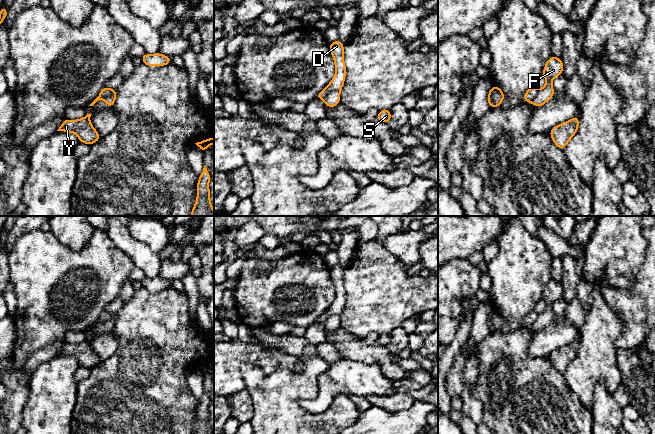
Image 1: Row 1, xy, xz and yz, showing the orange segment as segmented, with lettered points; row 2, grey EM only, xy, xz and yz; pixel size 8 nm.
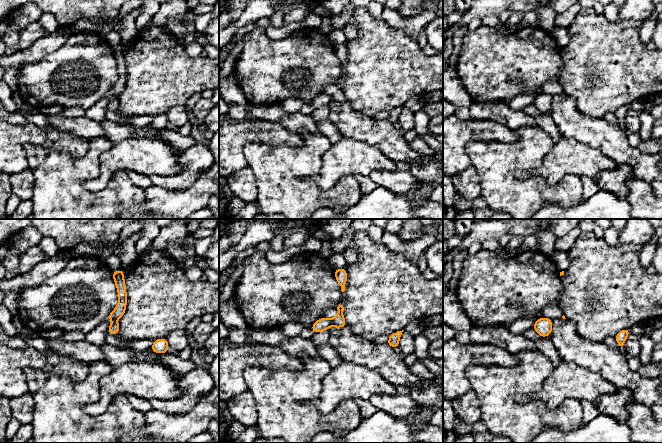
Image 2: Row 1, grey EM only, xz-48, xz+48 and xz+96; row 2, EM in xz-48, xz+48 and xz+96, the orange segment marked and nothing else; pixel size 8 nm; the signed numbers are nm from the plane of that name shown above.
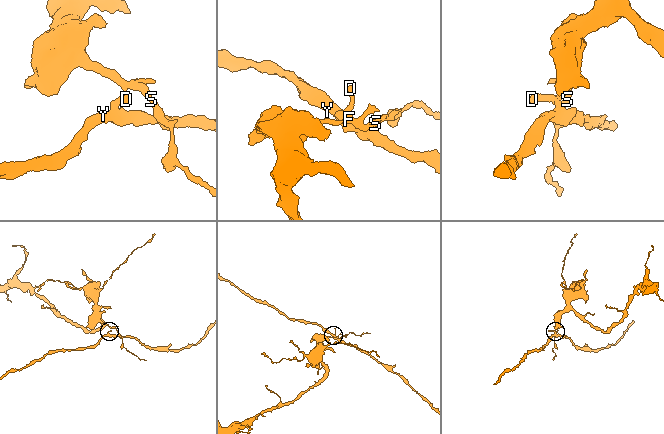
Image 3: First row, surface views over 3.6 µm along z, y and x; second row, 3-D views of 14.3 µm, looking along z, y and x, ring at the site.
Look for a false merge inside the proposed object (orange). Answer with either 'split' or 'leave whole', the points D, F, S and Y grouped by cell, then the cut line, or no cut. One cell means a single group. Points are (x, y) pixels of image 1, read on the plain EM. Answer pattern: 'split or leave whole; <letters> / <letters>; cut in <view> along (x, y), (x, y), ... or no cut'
split; D Y / F S; cut in xz along (339, 314), (332, 314), (324, 323)

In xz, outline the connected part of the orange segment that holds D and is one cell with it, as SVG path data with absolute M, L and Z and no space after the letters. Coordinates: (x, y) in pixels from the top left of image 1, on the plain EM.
M337 264L335 266L329 267L329 270L330 276L335 286L336 297L331 306L316 319L315 322L317 323L325 323L327 319L333 314L340 315L344 309L344 303L346 301L346 291L343 282L344 268Z

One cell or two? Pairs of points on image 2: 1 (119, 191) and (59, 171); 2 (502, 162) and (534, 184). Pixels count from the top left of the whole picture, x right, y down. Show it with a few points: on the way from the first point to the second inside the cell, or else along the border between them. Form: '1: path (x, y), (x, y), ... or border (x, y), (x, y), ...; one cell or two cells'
1: path (104, 197), (85, 197), (74, 186); one cell
2: path (505, 172), (517, 184), (524, 184); one cell

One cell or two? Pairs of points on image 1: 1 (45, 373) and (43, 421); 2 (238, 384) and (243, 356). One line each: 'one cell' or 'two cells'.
1: one cell
2: one cell

